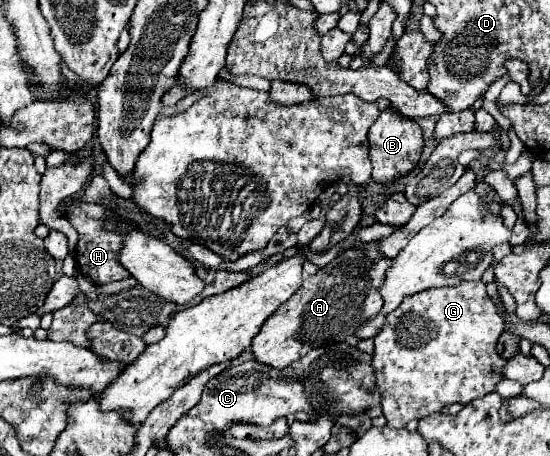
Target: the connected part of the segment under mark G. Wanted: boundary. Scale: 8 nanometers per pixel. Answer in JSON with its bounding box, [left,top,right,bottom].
[373,282,505,428]

